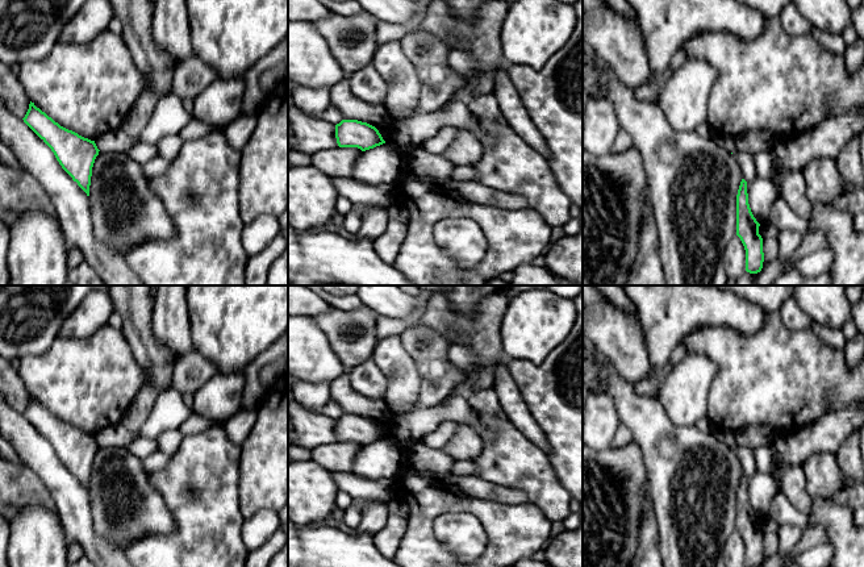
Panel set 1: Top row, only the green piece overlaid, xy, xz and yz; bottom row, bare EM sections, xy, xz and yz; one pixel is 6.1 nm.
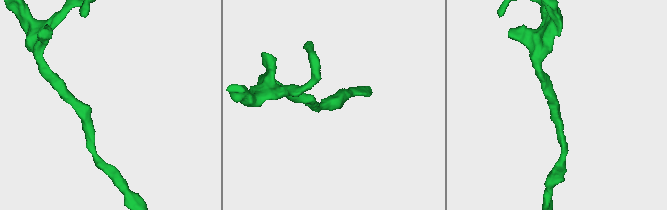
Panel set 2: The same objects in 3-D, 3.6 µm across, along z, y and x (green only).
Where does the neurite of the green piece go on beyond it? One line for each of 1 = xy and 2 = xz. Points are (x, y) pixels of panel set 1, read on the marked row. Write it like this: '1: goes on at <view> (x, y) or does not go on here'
1: does not go on here
2: does not go on here

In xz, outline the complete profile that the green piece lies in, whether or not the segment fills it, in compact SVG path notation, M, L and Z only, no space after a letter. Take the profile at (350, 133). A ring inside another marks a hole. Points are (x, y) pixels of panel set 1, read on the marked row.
M342 120L337 124L335 138L339 147L358 147L362 151L385 143L375 126L358 120Z

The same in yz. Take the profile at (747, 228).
M742 179L736 195L736 235L746 250L746 271L757 274L763 268L763 238L759 234L760 224L754 217L747 193L747 182Z

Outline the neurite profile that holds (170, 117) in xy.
M171 89L159 99L154 114L137 139L155 146L163 137L178 134L191 118L181 99Z

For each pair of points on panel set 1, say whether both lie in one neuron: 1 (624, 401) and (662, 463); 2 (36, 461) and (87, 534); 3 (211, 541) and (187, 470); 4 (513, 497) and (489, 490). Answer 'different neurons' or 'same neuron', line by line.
1: same neuron
2: same neuron
3: same neuron
4: same neuron

